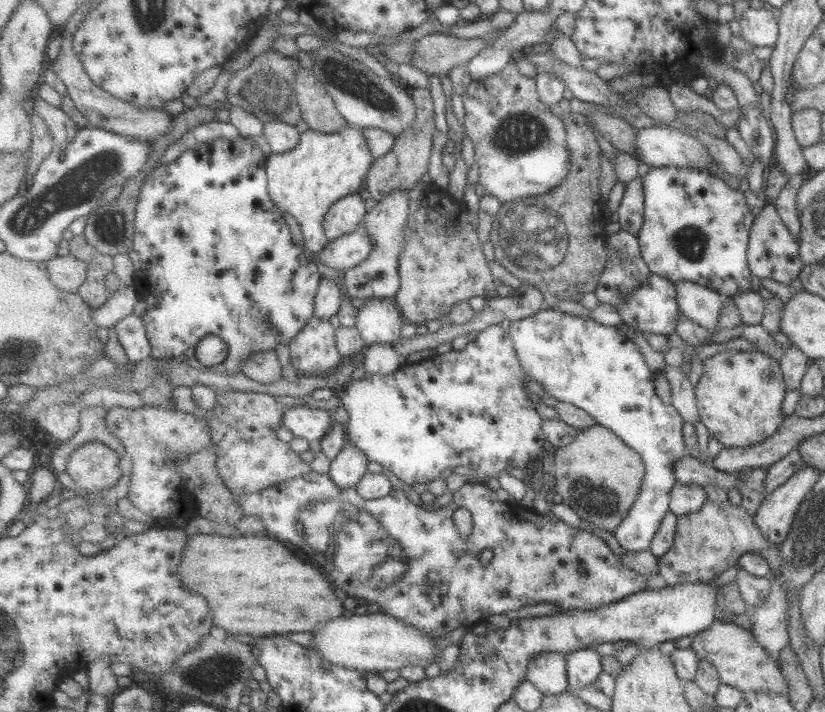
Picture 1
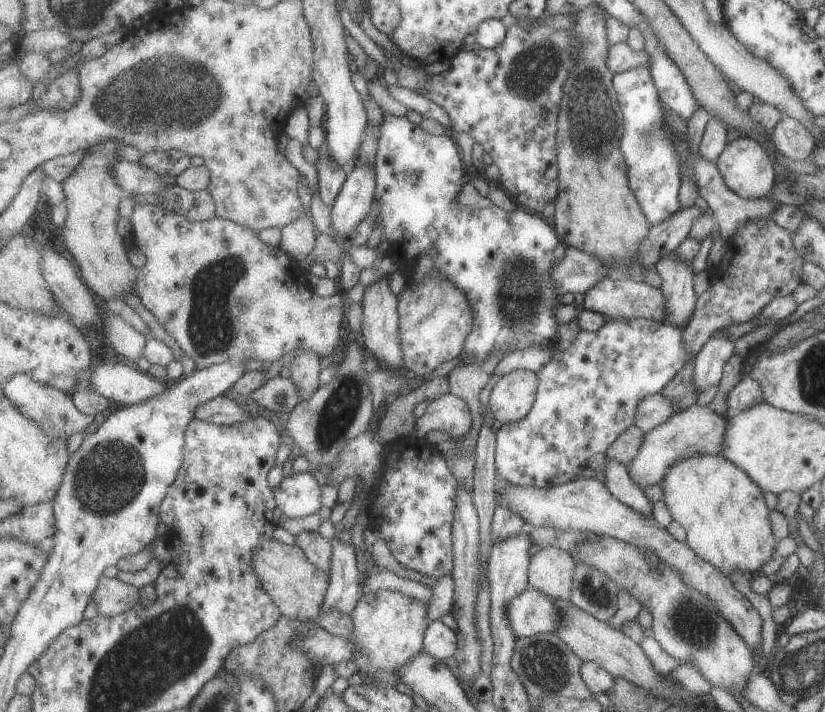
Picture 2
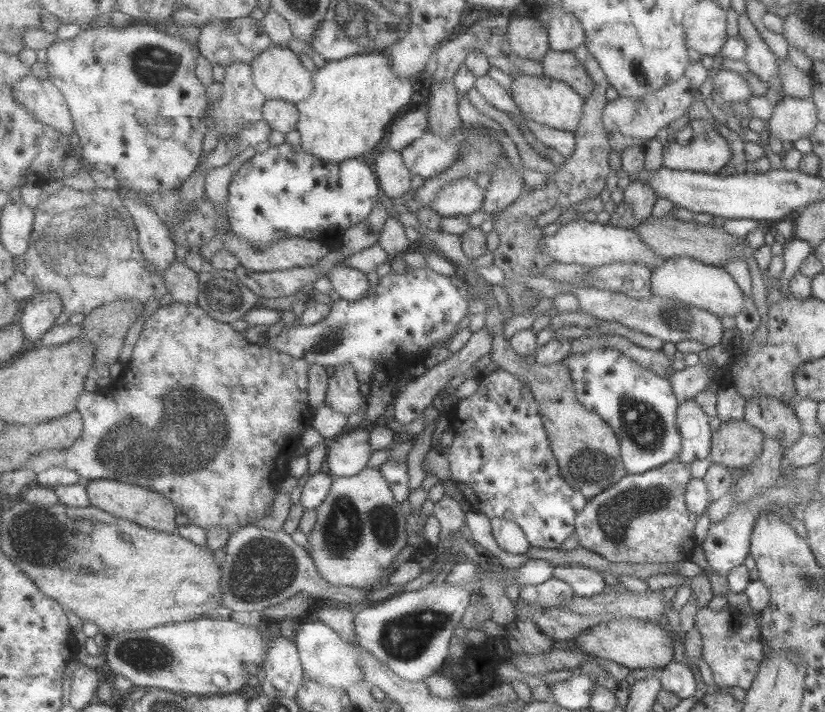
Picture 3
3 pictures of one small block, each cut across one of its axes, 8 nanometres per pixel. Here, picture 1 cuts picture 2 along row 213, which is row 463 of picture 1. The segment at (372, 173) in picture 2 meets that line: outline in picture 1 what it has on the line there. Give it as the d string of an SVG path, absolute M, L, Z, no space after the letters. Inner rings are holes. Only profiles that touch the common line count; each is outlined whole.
M350 442L331 461L329 476L341 488L355 487L367 474L371 461L361 447Z

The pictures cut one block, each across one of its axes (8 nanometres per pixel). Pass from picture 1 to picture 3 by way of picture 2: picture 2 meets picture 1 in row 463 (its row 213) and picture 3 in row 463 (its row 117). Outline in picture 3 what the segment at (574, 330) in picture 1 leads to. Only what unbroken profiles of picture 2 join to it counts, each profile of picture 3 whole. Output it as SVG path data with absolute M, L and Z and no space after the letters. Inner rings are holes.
M595 342L593 345L587 352L572 352L567 358L563 358L563 363L571 369L578 398L585 409L602 417L619 438L620 458L627 474L641 474L666 462L675 461L681 451L681 438L676 422L678 400L672 394L669 381L651 372L649 368L641 368L641 365L617 348L596 346Z

